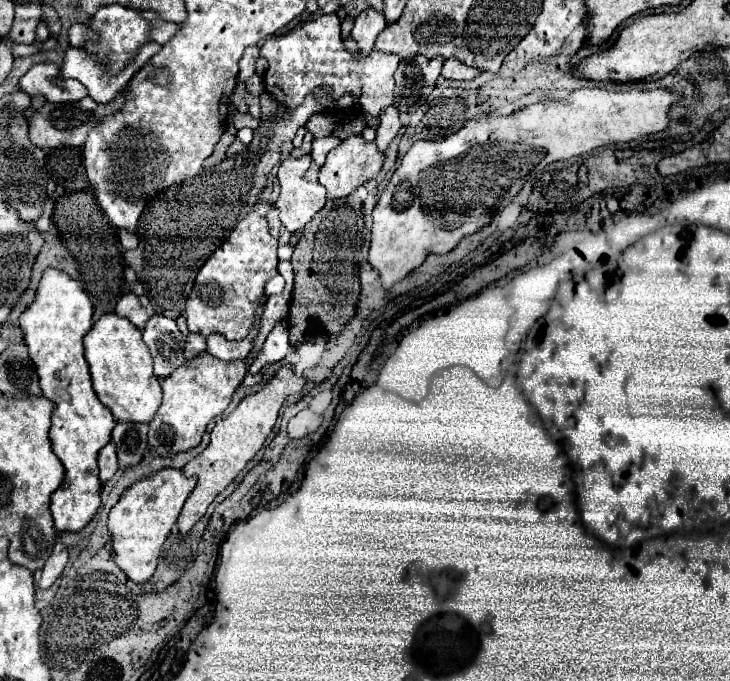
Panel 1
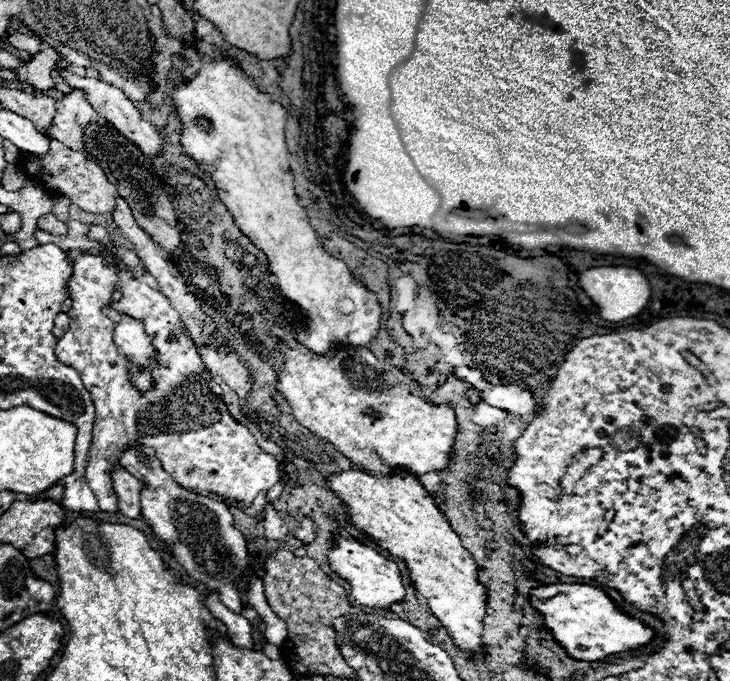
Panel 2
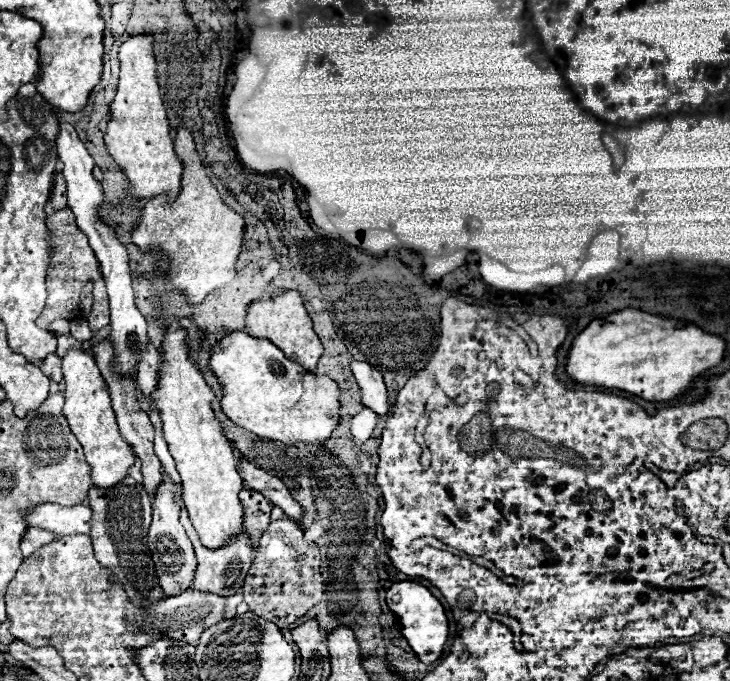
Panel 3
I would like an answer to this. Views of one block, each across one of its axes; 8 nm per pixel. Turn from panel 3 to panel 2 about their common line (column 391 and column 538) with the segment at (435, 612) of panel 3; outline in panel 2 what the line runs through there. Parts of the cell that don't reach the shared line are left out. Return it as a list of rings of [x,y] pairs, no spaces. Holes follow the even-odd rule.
[[[550,584],[530,592],[530,604],[546,618],[546,628],[556,636],[560,646],[578,660],[602,660],[612,654],[638,650],[654,640],[654,630],[642,620],[632,618],[616,608],[614,600],[596,586],[588,584]]]

